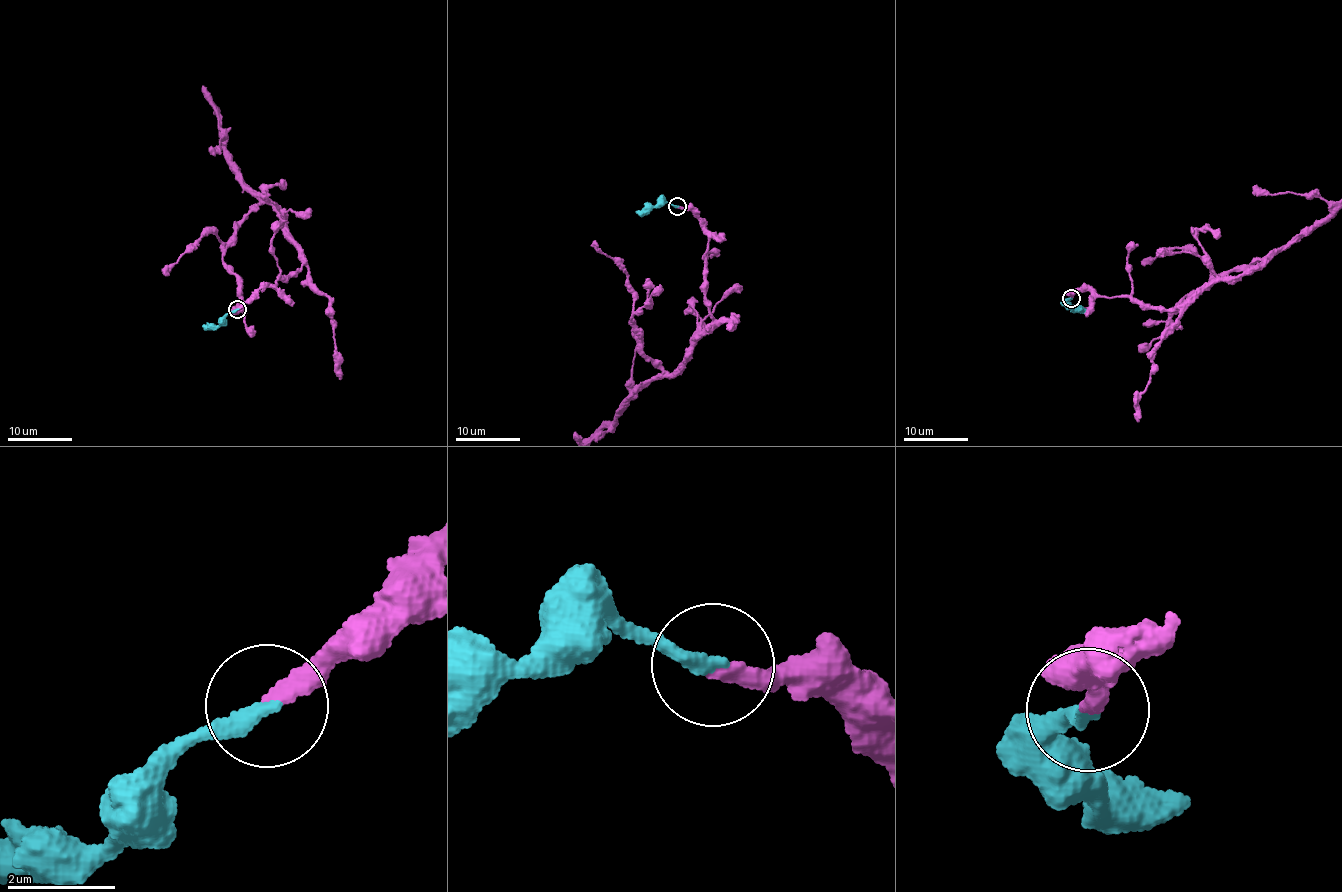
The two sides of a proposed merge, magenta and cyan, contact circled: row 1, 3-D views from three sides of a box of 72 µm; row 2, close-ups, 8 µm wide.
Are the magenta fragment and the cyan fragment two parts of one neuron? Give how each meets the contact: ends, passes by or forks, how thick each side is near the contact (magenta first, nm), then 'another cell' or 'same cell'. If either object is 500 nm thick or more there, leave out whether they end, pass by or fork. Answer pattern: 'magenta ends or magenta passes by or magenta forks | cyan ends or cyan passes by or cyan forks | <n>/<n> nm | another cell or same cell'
magenta ends | cyan ends | 320/280 nm | same cell

